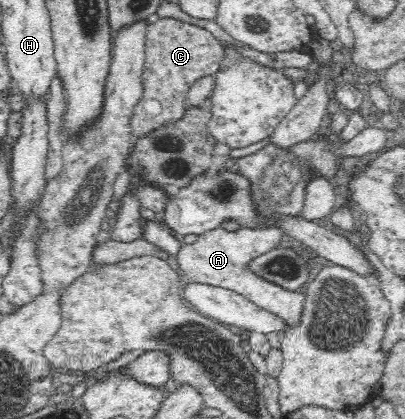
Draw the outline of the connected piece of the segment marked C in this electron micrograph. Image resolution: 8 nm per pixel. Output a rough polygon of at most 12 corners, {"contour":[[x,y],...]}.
{"contour":[[148,24],[135,140],[182,119],[225,50],[207,29]]}

